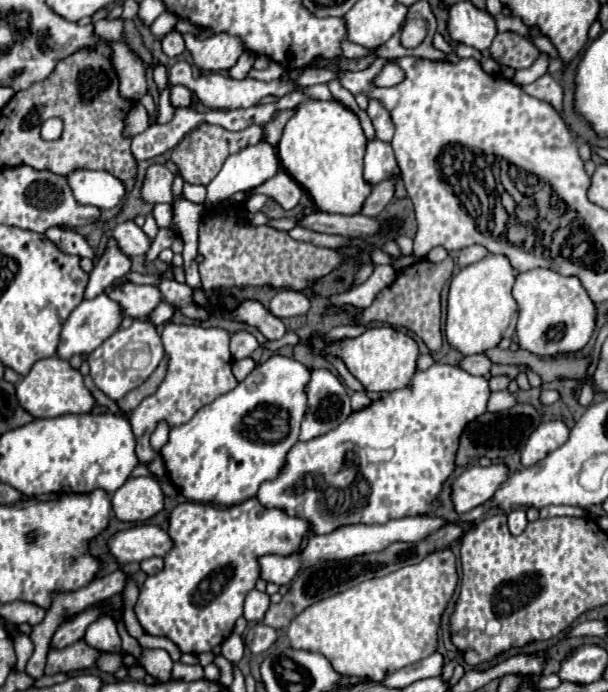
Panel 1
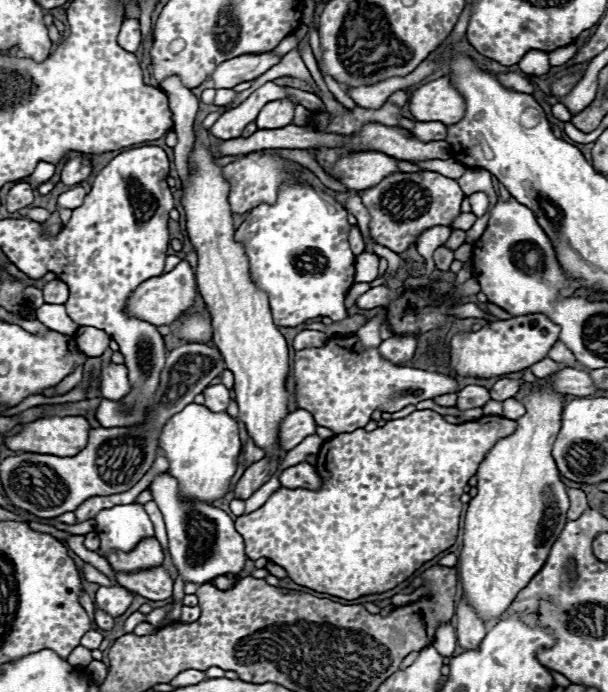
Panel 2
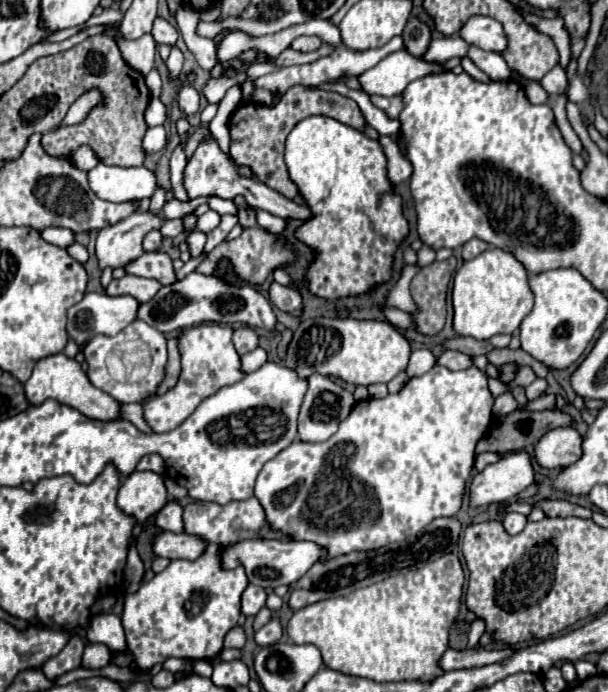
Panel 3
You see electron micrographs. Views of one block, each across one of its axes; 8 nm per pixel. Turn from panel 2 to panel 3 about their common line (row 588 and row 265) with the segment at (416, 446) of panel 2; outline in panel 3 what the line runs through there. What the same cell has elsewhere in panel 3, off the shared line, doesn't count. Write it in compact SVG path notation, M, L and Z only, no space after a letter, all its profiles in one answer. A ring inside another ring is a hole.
M308 116L300 120L288 134L284 162L292 182L296 182L298 192L314 212L314 218L304 222L296 232L304 244L316 250L316 260L308 270L310 292L334 300L342 296L364 294L372 284L386 282L394 252L408 234L408 222L402 214L402 200L392 192L392 186L386 178L386 156L378 140L366 138L360 130L336 122L334 118Z

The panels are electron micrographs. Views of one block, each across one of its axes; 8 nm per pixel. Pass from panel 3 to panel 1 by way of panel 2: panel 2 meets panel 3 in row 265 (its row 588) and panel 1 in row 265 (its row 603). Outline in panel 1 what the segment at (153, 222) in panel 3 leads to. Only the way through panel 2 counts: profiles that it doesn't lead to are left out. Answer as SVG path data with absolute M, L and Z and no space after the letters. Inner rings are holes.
M108 238L104 254L90 272L90 282L86 286L84 298L94 298L100 292L104 292L104 288L108 288L116 278L124 276L130 270L130 266L132 260L128 258L128 254L120 250L120 246L116 246L116 238Z

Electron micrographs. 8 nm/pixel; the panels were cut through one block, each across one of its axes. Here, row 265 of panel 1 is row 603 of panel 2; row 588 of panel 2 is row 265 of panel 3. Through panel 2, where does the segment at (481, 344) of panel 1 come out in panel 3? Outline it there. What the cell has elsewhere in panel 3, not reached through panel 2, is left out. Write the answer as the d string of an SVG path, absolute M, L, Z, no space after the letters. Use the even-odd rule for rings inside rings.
M488 248L474 260L464 262L454 276L452 328L458 336L472 336L476 340L490 340L496 334L512 334L532 310L532 304L534 296L528 288L528 272L524 266L510 252Z

